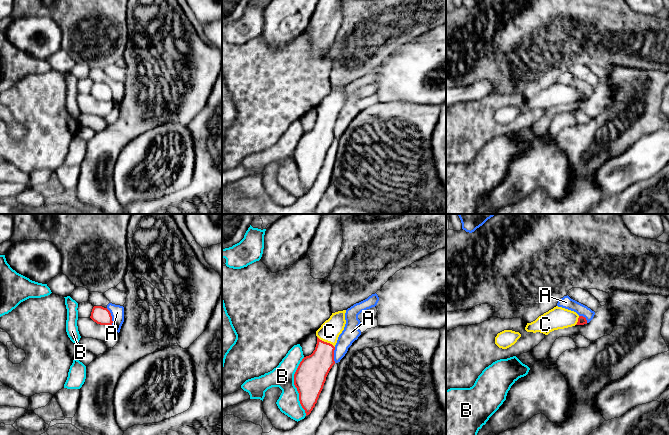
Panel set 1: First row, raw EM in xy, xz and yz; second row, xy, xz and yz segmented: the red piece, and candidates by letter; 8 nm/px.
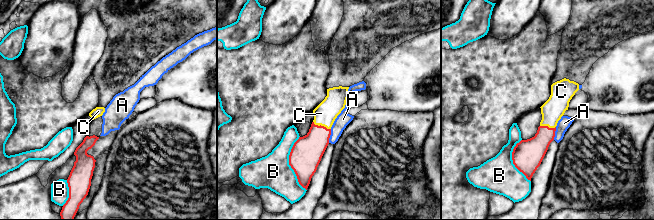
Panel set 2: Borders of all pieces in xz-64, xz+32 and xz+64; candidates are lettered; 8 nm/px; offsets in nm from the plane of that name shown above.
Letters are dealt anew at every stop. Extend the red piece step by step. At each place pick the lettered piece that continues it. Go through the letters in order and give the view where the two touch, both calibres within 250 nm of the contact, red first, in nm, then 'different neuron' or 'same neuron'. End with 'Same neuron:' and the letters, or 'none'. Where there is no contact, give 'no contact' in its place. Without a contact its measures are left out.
A: xy | 140/110 nm | different neuron
B: xz | 260/180 nm | different neuron
C: xz | 240/160 nm | same neuron
Same neuron: C

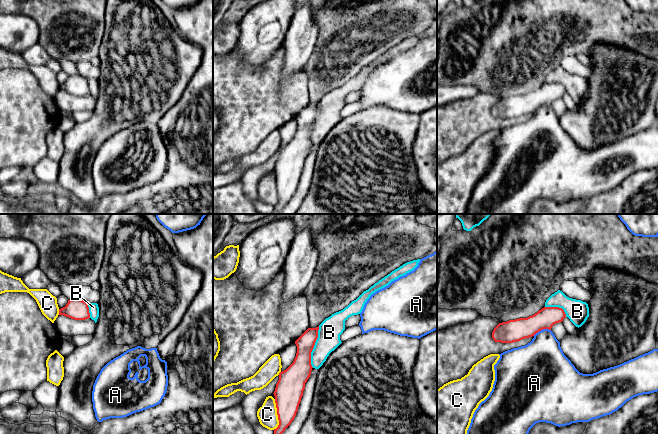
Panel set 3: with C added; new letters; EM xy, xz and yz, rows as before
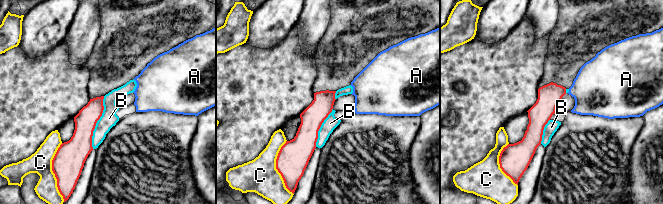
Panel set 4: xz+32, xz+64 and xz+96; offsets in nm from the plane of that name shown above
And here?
A: yz | 180/360 nm | different neuron
B: xz | 180/180 nm | different neuron
C: xz | 220/160 nm | different neuron
Same neuron: none

